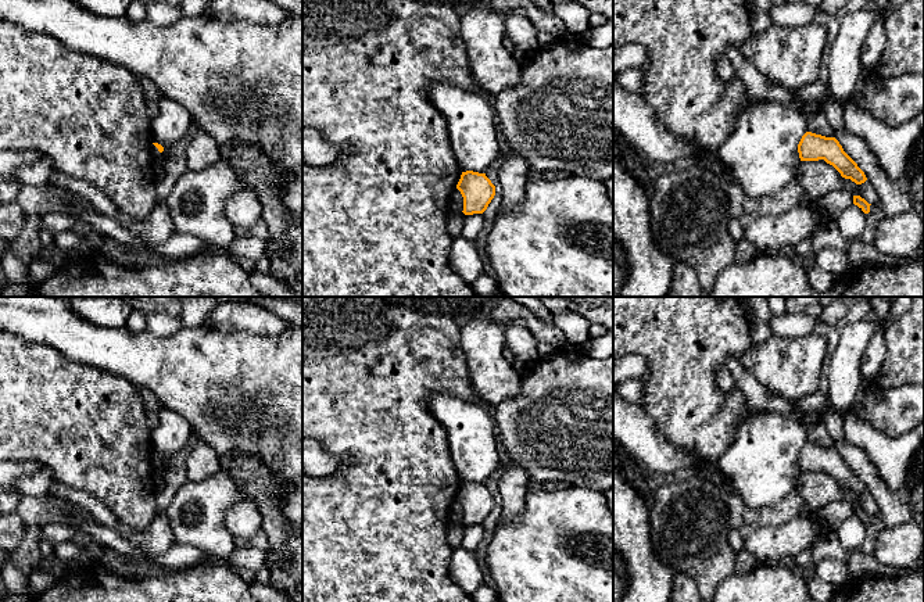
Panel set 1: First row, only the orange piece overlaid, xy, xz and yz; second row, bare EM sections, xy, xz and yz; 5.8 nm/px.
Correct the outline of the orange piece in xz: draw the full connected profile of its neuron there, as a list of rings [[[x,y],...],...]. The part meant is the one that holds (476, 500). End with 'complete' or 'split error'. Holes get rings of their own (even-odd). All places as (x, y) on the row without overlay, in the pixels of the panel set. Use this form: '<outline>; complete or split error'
[[[473,481],[462,483],[456,499],[463,508],[463,524],[483,524],[495,506],[495,497],[486,487]]]; complete

